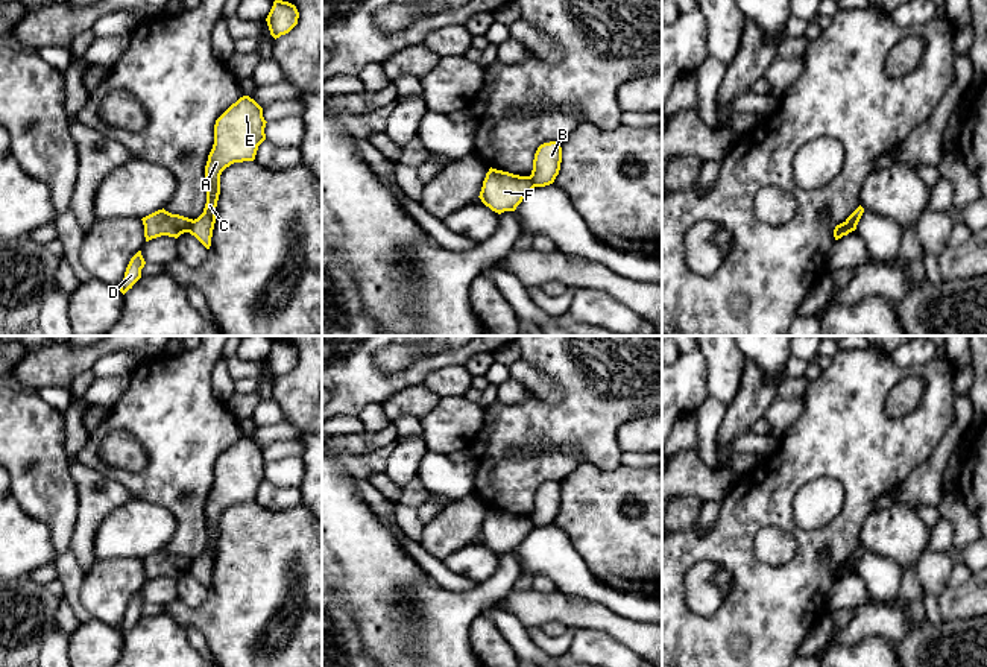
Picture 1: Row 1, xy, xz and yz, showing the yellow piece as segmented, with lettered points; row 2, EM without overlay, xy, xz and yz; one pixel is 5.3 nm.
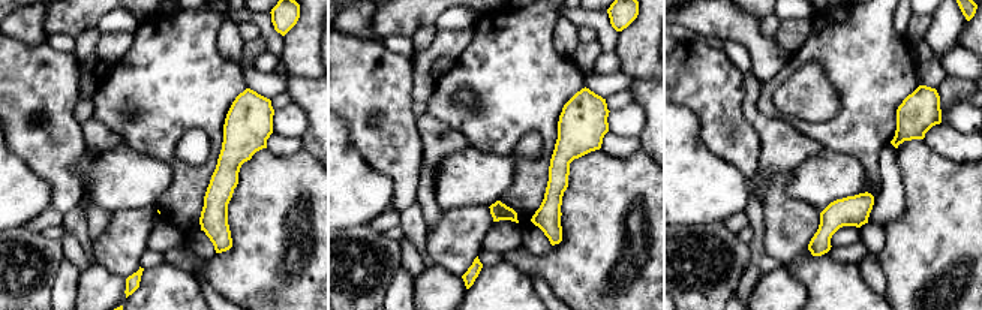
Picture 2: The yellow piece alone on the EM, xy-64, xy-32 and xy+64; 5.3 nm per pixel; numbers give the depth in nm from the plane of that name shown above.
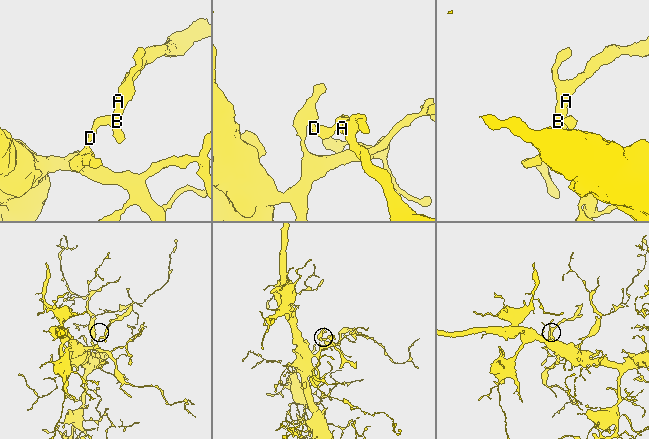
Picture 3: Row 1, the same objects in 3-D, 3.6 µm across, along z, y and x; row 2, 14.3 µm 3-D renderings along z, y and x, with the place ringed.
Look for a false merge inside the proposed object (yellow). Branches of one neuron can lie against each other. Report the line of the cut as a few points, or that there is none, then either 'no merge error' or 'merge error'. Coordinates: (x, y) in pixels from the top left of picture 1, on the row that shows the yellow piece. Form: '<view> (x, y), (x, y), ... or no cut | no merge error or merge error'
xy (193, 221), (187, 231) | merge error

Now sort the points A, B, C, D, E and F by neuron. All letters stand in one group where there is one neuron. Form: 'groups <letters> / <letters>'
groups A B C E / D F

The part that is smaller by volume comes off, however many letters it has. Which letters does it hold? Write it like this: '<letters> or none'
A, B, C, E

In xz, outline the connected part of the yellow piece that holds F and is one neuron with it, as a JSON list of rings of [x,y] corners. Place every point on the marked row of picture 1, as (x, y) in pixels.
[[[490,167],[478,198],[492,211],[501,214],[515,211],[533,188],[534,184],[530,176],[519,176]]]

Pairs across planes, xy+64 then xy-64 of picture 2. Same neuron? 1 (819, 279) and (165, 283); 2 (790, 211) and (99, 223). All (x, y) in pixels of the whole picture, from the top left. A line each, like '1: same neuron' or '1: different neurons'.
1: same neuron
2: different neurons

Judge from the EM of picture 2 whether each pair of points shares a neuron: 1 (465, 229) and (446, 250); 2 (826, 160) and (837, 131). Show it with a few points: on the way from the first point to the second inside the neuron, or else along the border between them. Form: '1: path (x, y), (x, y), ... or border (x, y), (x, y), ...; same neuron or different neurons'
1: path (461, 234), (450, 246); same neuron
2: border (823, 147), (847, 153), (862, 163); different neurons

